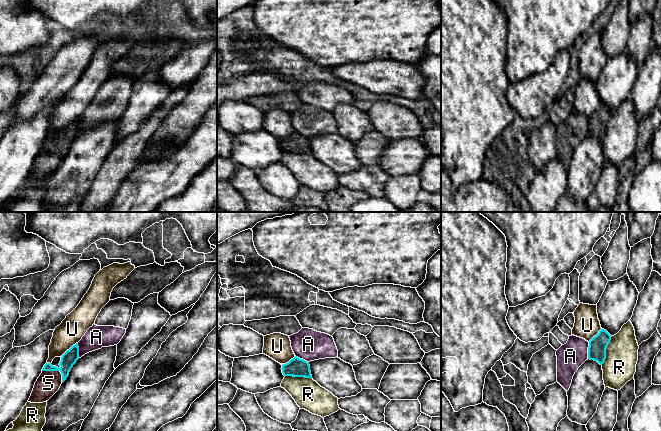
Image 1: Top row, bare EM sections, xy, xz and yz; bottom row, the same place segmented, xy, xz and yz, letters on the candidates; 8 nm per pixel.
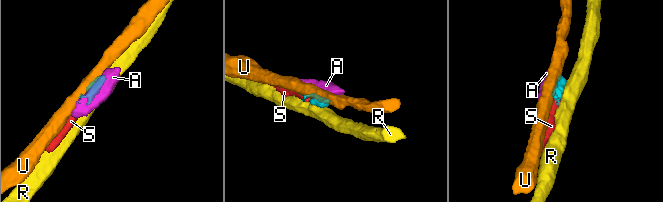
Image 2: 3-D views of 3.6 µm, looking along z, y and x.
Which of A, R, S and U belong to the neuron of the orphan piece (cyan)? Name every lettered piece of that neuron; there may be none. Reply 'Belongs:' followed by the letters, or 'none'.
Belongs: S

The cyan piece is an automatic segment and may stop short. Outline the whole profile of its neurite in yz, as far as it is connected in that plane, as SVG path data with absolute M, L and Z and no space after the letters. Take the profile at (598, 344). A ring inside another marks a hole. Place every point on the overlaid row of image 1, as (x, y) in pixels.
M604 329L589 341L588 359L597 361L602 365L606 359L606 349L611 340L611 335Z

